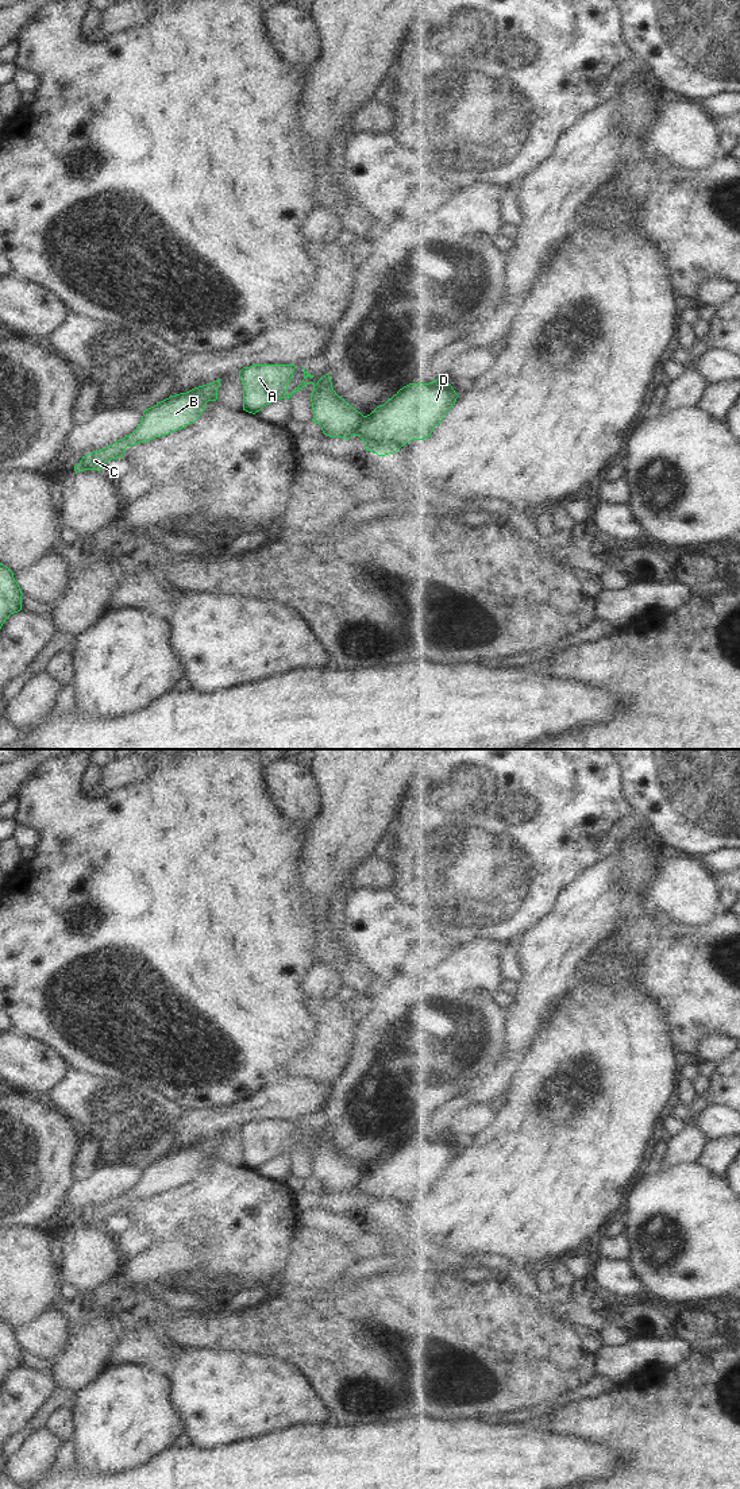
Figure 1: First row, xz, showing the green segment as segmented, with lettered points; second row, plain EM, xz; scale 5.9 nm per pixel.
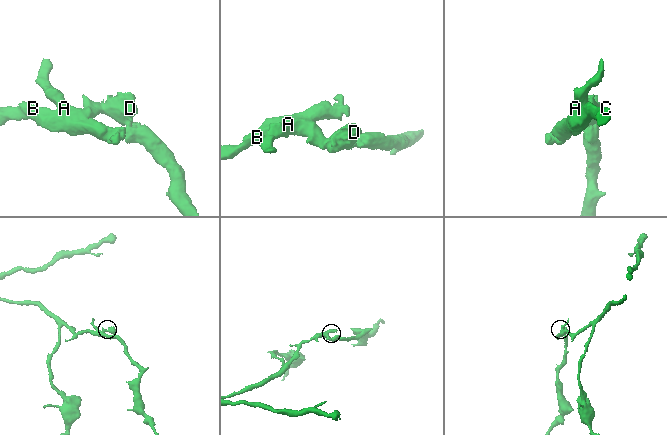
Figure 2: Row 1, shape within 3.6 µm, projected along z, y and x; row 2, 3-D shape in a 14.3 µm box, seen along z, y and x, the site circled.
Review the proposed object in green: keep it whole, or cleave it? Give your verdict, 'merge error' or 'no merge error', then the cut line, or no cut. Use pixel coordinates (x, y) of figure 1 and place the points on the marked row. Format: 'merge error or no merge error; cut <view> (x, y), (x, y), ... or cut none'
merge error; cut xz (365, 416), (358, 435)

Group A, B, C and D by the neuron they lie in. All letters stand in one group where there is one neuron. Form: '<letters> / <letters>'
A B C / D

